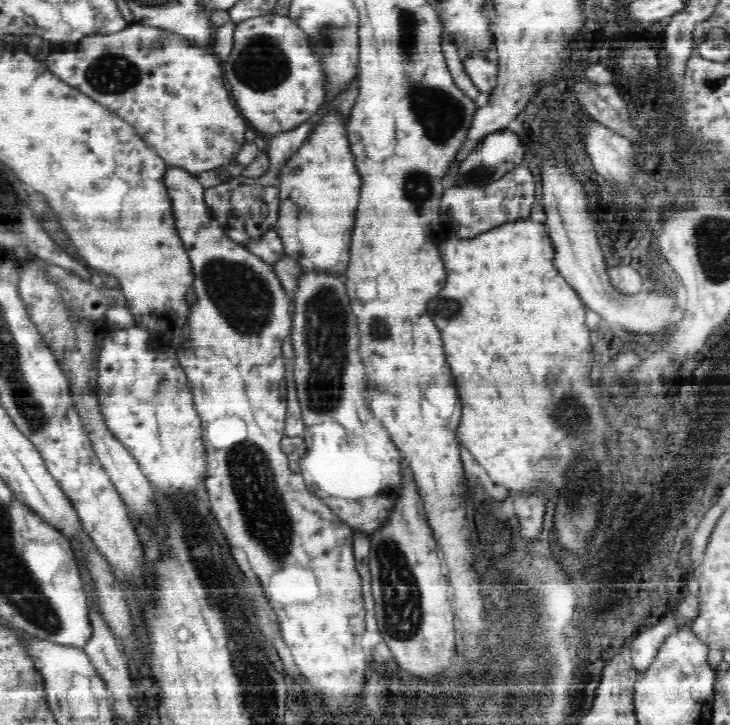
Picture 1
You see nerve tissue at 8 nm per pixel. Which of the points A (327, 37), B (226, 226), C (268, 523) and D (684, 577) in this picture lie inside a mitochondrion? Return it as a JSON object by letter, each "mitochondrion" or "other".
{"A":"mitochondrion","B":"other","C":"mitochondrion","D":"other"}

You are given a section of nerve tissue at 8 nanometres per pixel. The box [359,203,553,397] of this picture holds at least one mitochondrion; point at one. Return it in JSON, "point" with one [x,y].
{"point":[450,309]}

